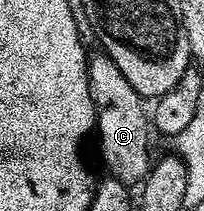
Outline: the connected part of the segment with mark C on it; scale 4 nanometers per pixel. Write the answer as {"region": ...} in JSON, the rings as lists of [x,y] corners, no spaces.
{"region":[[[103,52],[89,58],[88,88],[97,110],[95,132],[99,136],[101,158],[108,168],[106,171],[126,186],[138,185],[149,174],[153,163],[149,150],[151,126],[144,99],[127,83],[127,78],[109,55]]]}

